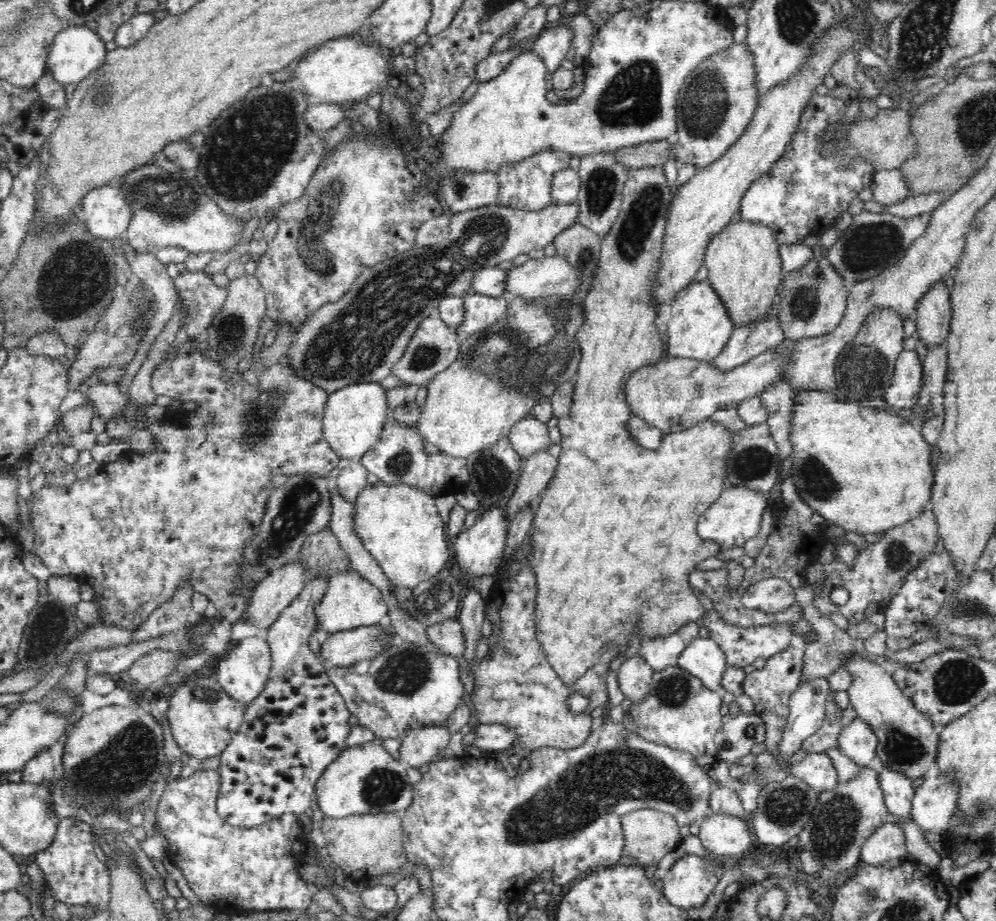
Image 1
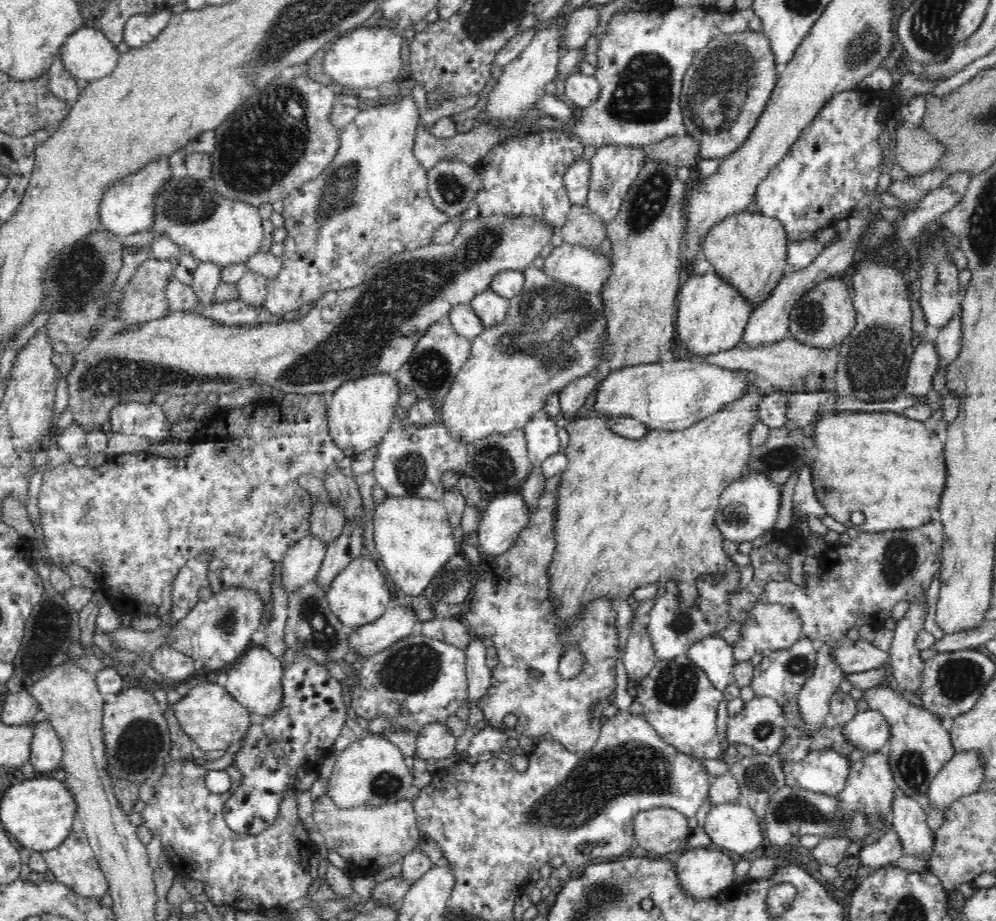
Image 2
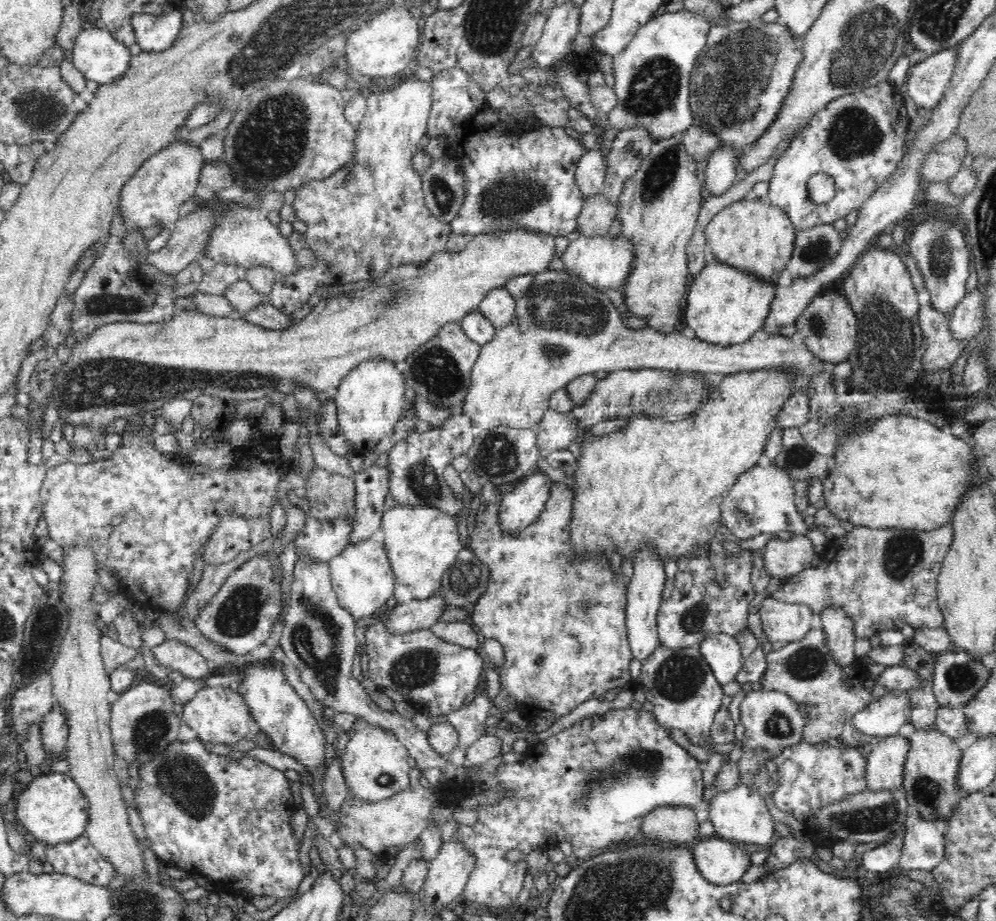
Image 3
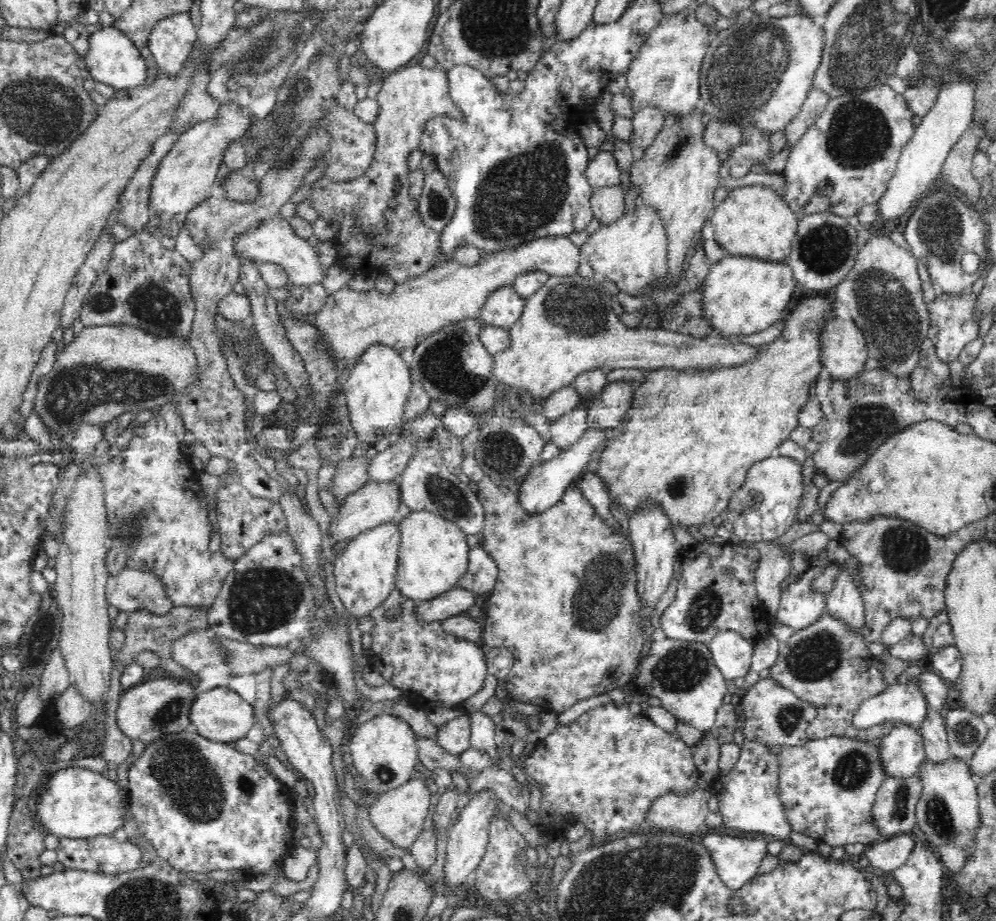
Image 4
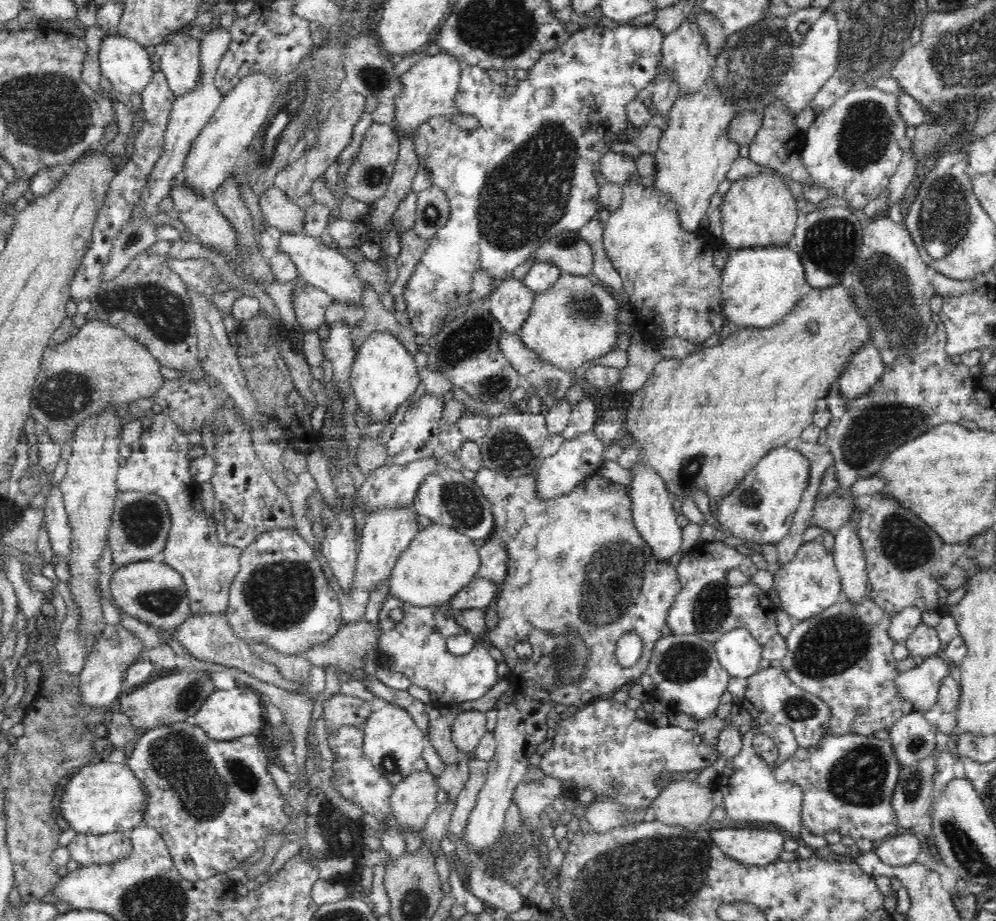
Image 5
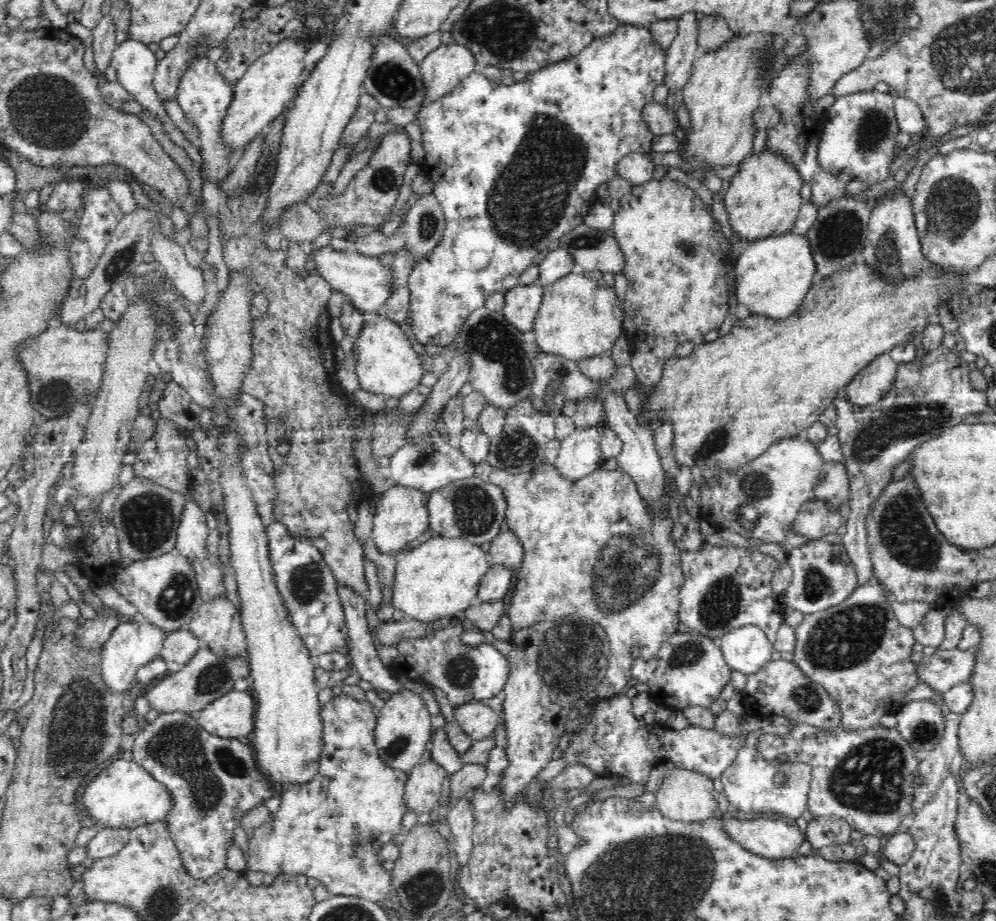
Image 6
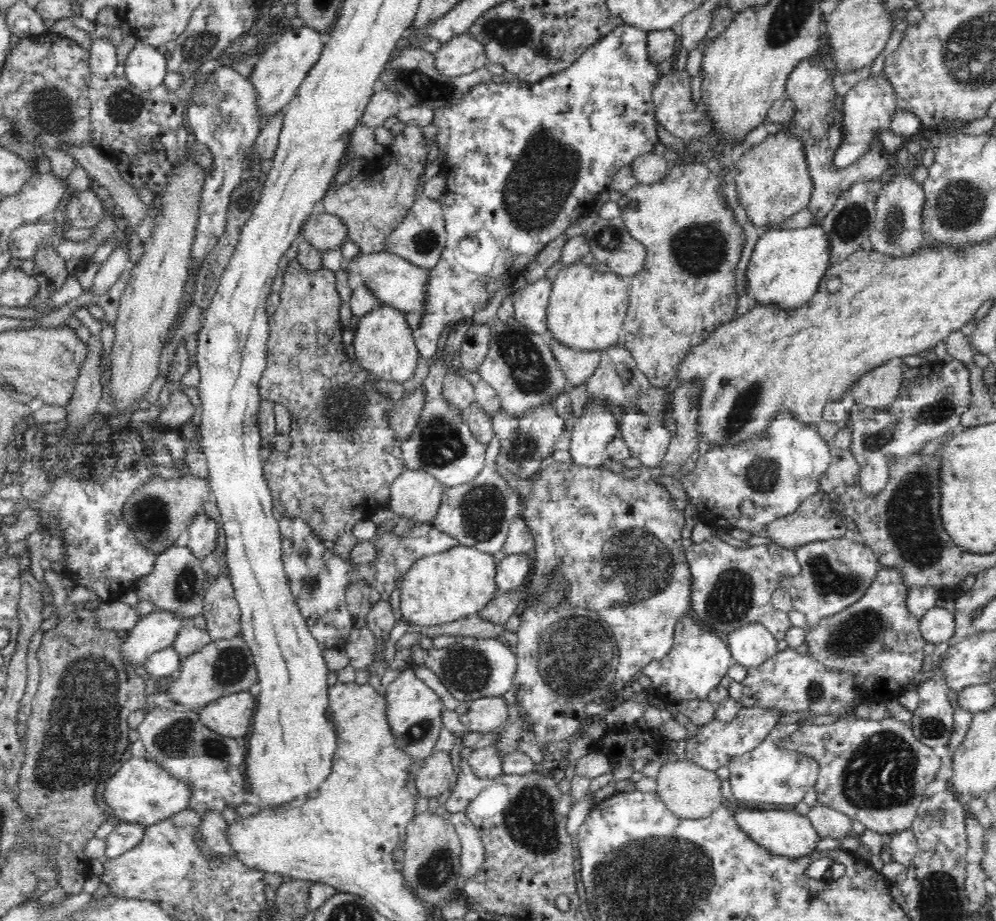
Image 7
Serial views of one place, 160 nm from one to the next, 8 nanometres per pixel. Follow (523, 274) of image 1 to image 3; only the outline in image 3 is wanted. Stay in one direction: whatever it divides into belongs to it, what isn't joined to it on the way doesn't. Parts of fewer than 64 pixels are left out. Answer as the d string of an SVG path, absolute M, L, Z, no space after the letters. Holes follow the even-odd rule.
M607 233L592 236L581 235L578 239L570 242L570 246L561 256L566 269L598 290L604 288L624 290L630 275L635 270L636 258L637 250L634 239L626 237L622 233L618 233L617 236L609 236Z

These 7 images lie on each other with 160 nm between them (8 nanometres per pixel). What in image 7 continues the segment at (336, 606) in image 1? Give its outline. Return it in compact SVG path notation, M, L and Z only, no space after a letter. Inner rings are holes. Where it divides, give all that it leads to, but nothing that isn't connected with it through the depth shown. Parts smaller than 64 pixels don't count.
M403 469L390 488L389 509L402 519L412 520L415 525L430 522L442 504L445 488L444 483L426 469Z

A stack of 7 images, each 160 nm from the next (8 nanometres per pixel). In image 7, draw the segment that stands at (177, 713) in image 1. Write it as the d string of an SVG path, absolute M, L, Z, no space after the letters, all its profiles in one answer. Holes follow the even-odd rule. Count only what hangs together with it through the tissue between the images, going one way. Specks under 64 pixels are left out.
M249 691L230 693L202 707L199 719L213 732L236 739L251 732L256 705L257 697Z

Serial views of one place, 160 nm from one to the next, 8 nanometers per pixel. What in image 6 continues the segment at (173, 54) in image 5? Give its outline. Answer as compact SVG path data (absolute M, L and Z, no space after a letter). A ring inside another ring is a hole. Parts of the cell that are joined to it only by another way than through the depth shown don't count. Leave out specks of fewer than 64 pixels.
M202 58L202 60L194 62L194 65L189 67L188 72L182 76L182 82L178 86L178 96L176 98L185 114L185 118L199 132L199 138L202 142L201 179L216 184L218 188L222 188L226 178L234 172L236 158L238 157L237 153L239 153L238 150L234 150L232 145L228 145L224 141L224 133L220 131L222 130L222 124L224 124L224 118L228 116L230 104L234 100L234 86L234 83L230 83L218 71L215 64L212 64L206 58Z

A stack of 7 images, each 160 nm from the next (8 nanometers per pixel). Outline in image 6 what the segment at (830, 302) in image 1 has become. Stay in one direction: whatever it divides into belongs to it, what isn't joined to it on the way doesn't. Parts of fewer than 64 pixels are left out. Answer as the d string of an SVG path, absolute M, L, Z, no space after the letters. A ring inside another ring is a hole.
M888 353L882 354L850 381L846 390L848 401L862 408L877 404L893 388L897 372L898 363Z

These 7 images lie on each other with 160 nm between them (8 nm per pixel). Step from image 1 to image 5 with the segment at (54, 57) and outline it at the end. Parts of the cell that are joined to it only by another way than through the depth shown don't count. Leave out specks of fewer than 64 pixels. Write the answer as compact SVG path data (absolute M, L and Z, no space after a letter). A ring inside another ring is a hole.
M108 35L102 39L99 50L101 74L113 84L113 89L122 94L142 94L150 84L157 67L152 64L150 54L140 43L122 38L117 35Z

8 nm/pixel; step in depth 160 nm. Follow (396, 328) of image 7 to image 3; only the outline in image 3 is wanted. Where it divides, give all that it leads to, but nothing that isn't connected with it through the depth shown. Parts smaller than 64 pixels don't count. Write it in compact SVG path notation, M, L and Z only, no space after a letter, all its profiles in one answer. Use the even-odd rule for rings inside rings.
M370 357L351 370L338 386L334 399L342 434L352 443L352 451L362 456L372 453L378 442L394 432L407 405L406 379L396 369L396 362L384 357Z

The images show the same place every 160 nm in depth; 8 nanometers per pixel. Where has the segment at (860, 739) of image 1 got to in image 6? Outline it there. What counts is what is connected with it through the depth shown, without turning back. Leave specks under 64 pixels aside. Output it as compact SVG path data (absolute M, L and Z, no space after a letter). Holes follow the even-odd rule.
M937 648L932 655L924 656L922 660L916 664L916 669L918 669L918 678L919 680L930 684L936 693L943 694L947 690L950 690L950 688L956 686L956 684L970 681L970 678L974 676L974 670L976 670L976 660L976 648Z

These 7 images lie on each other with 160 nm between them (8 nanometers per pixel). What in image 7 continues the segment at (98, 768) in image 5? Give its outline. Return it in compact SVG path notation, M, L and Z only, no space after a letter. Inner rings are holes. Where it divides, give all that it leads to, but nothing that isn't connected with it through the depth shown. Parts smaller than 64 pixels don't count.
M130 758L110 783L104 786L103 799L122 823L140 823L150 826L190 808L193 786L175 778L159 762L149 758Z

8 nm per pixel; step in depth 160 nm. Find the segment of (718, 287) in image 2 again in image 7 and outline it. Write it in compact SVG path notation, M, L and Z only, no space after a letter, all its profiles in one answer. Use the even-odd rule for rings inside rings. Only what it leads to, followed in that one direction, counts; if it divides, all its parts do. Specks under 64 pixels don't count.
M819 223L806 228L768 228L760 233L746 272L748 295L756 304L784 305L786 309L807 304L831 265L832 241Z

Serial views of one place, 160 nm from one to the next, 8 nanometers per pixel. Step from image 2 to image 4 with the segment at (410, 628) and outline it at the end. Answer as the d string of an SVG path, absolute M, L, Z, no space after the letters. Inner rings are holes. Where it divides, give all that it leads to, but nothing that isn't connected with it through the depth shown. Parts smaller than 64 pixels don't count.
M454 587L438 598L422 601L416 606L416 615L424 621L443 621L445 618L466 613L468 608L481 604L484 596L466 587Z

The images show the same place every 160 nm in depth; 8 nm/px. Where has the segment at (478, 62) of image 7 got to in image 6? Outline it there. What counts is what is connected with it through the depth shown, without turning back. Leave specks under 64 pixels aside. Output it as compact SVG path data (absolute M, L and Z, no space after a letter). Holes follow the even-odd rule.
M620 24L614 32L594 40L580 53L578 57L550 64L538 72L528 74L522 81L510 85L504 85L502 82L494 83L482 76L474 52L468 46L456 42L439 45L420 62L420 71L424 75L424 85L426 85L426 102L418 110L417 118L422 132L422 146L425 150L425 157L420 166L422 171L430 175L434 181L432 193L437 198L445 217L445 231L440 244L413 268L409 277L412 334L418 344L424 347L444 346L454 342L462 326L470 316L473 316L473 312L486 307L490 296L498 292L506 294L512 291L519 285L519 276L532 265L538 254L545 251L546 246L550 246L550 242L559 240L584 222L584 216L588 214L590 207L599 202L598 187L617 176L616 166L622 162L622 158L633 153L649 154L652 151L655 134L648 127L642 112L646 104L653 102L654 90L664 81L666 53L655 44L649 29Z

